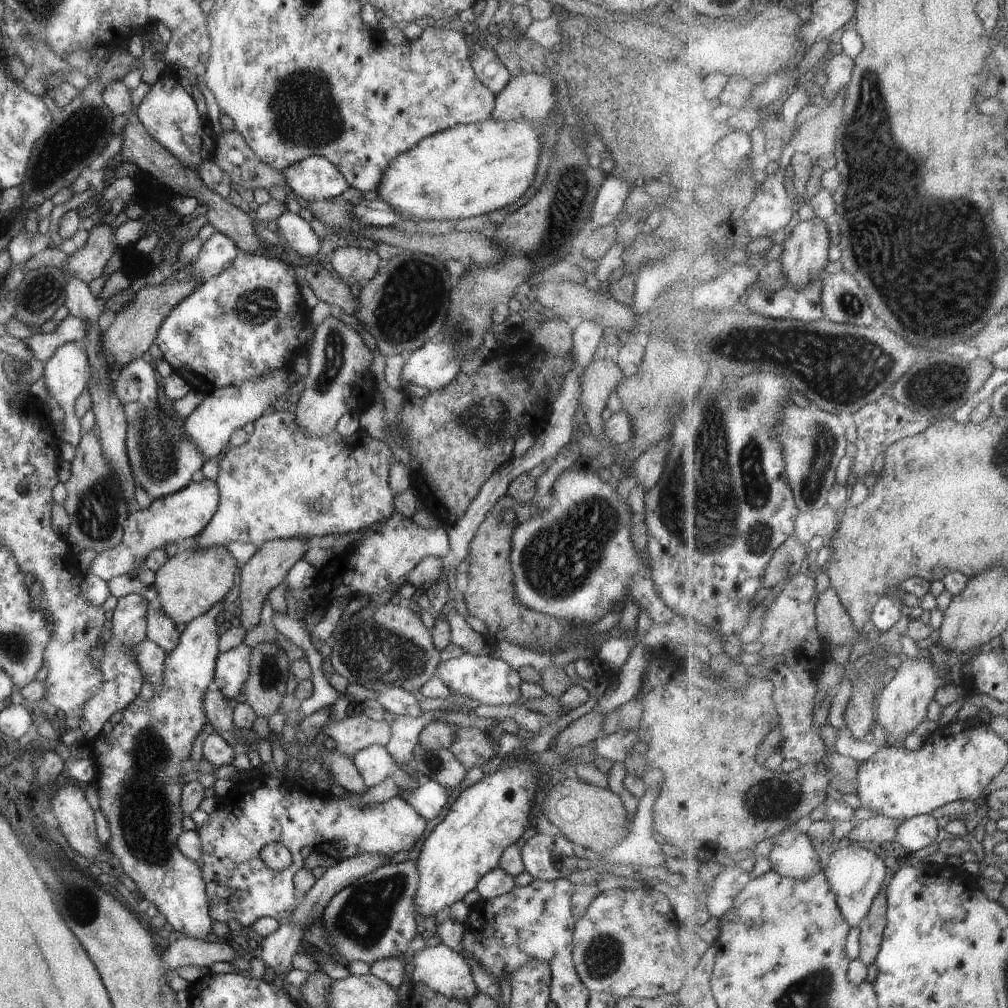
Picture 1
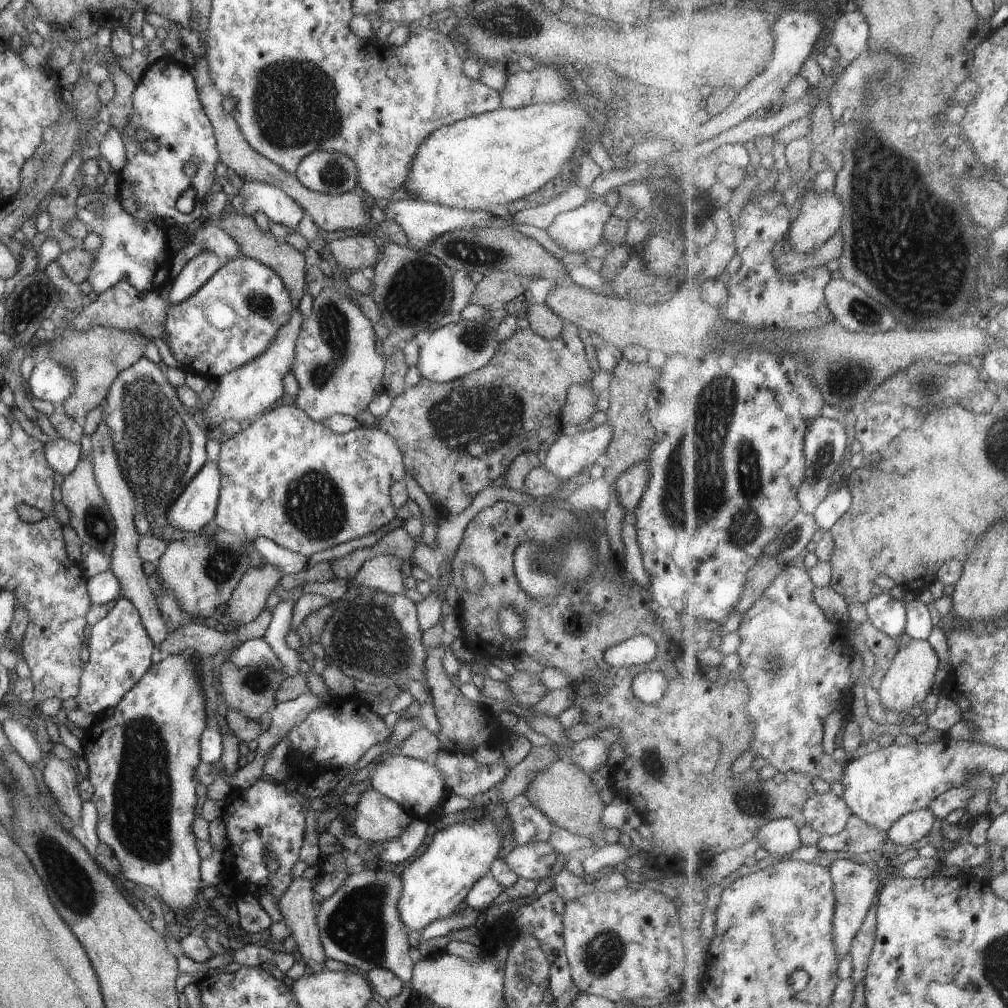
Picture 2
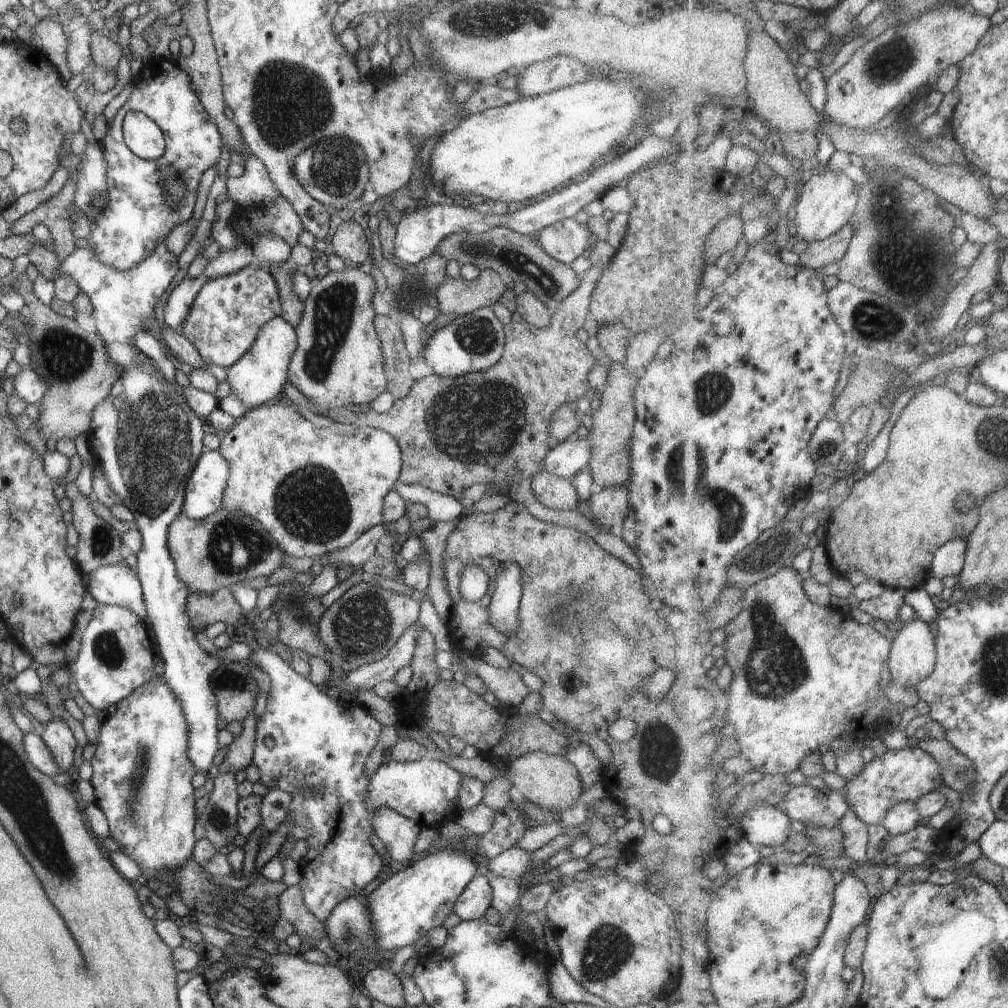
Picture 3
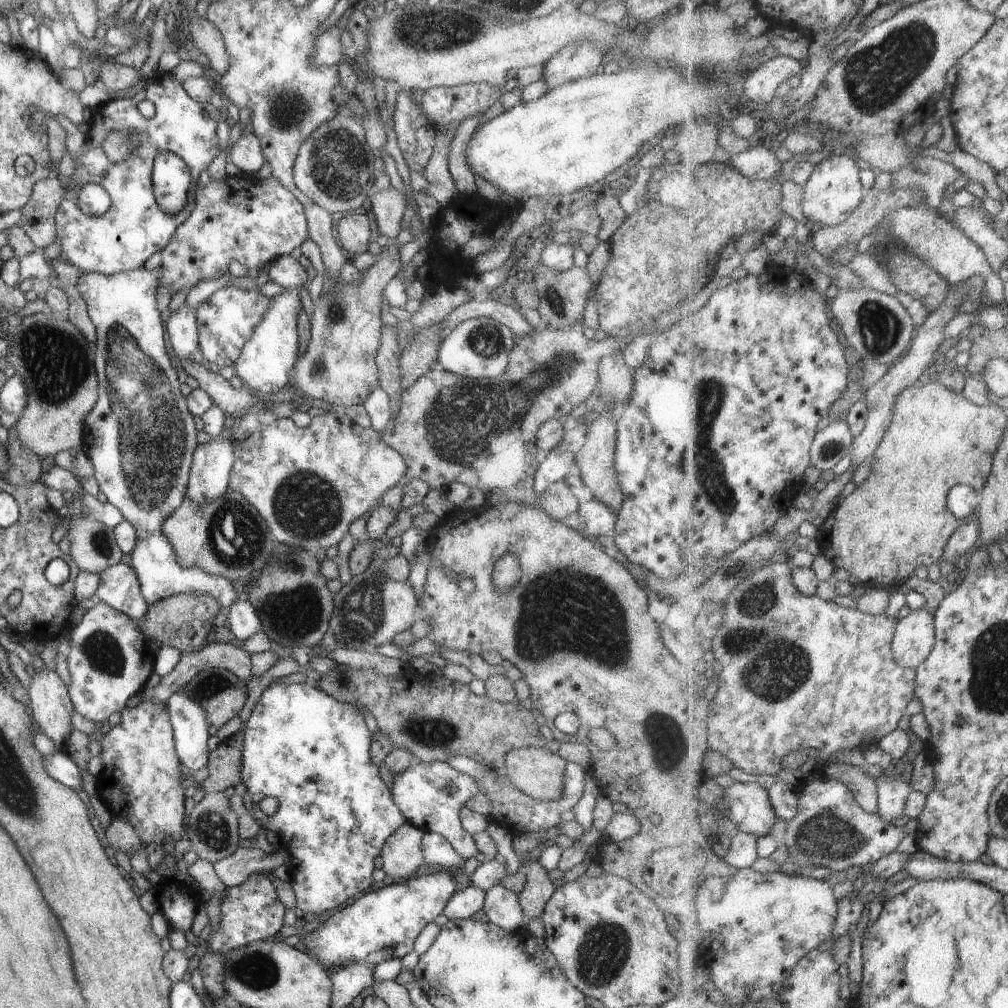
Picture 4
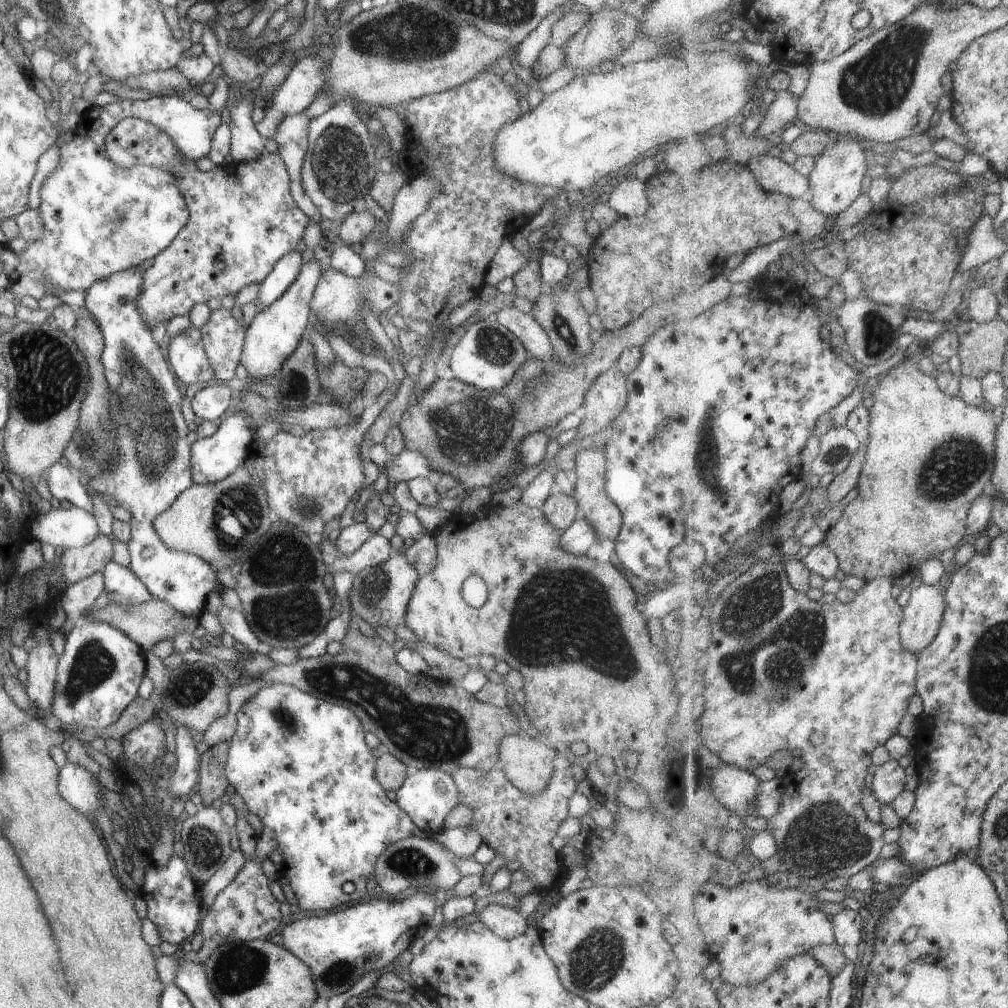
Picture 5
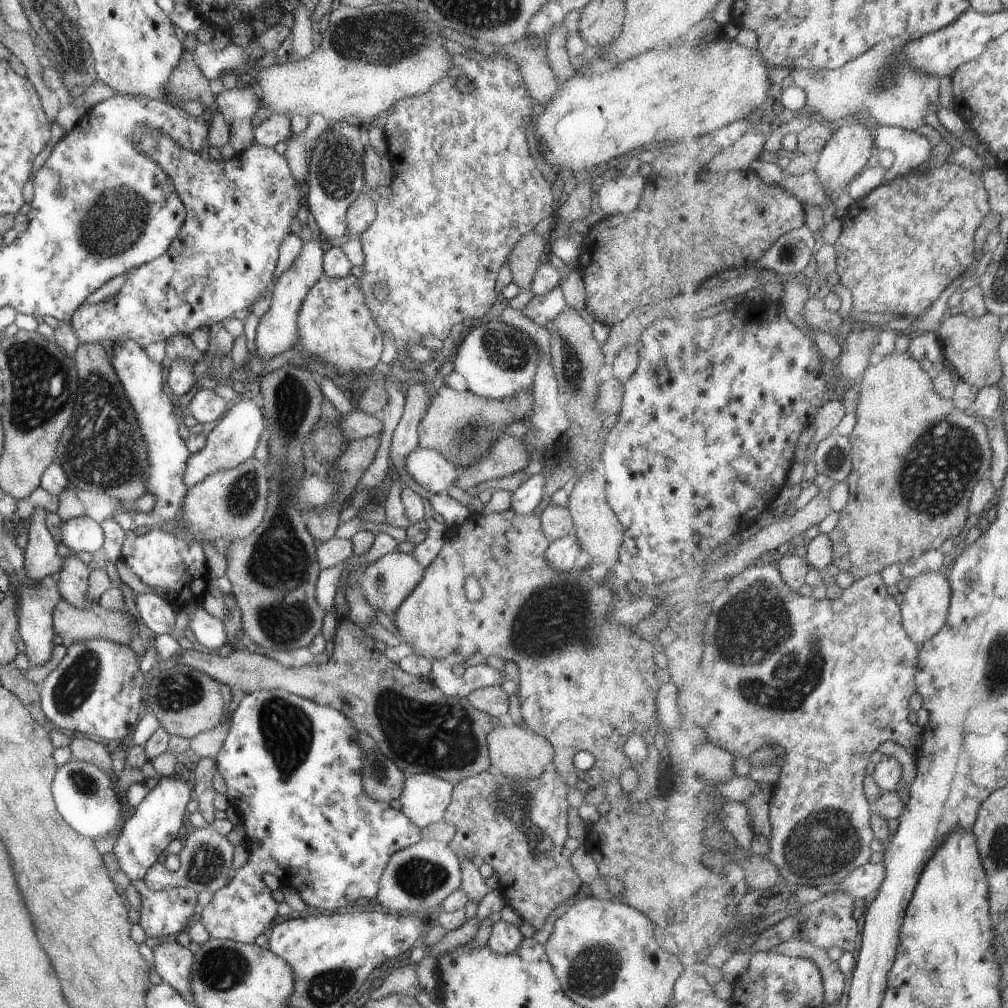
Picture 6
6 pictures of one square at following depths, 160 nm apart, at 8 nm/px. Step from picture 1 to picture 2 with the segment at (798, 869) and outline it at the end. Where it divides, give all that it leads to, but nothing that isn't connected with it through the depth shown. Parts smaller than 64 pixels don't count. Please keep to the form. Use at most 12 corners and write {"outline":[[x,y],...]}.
{"outline":[[793,819],[766,823],[756,834],[768,853],[781,858],[799,850]]}

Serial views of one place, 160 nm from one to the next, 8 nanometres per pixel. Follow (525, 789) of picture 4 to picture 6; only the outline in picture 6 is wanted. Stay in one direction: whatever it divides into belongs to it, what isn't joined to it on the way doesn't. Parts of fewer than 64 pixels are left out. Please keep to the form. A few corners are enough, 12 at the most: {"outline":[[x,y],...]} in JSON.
{"outline":[[497,725],[486,744],[493,771],[536,778],[551,744],[523,725]]}

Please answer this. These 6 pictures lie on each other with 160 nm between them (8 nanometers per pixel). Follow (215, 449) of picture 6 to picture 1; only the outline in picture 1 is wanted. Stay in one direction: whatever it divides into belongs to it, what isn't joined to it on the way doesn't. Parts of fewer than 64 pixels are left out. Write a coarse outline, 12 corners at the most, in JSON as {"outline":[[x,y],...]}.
{"outline":[[191,481],[128,513],[122,539],[84,574],[142,570],[152,550],[201,532],[218,488]]}

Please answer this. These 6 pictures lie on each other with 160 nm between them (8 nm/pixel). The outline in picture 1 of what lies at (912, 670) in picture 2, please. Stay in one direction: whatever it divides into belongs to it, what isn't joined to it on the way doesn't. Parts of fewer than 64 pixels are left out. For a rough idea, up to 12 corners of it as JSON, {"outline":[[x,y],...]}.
{"outline":[[921,652],[901,656],[879,694],[884,747],[923,725],[941,678]]}

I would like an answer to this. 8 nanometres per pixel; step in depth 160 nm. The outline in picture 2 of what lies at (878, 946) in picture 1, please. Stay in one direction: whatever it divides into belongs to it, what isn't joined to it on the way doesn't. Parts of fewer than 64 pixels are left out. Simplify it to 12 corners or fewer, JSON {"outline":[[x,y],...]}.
{"outline":[[876,905],[870,910],[850,956],[851,976],[863,982],[878,933]]}

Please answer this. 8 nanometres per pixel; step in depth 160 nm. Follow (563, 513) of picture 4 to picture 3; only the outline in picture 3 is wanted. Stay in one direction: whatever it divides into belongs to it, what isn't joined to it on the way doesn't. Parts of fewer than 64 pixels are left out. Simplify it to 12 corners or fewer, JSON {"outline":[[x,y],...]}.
{"outline":[[537,471],[530,489],[547,509],[572,510],[579,500],[571,479]]}

